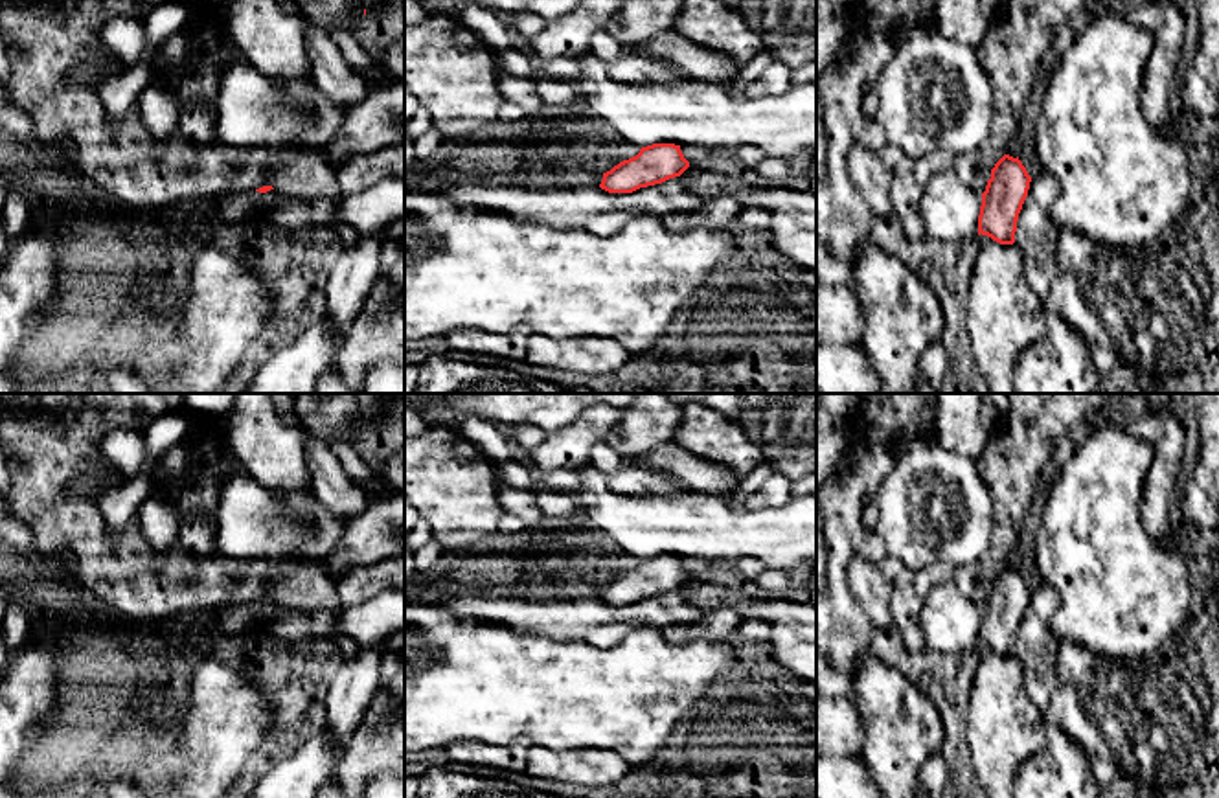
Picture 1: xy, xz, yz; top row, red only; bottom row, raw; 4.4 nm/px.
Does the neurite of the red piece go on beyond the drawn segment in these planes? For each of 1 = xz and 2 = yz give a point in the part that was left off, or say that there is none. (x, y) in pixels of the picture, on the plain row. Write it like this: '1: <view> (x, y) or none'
1: none
2: none

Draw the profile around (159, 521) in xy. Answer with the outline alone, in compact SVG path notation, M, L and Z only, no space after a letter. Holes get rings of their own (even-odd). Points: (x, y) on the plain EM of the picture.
M156 489L140 502L134 517L149 544L158 552L178 546L180 517L175 506Z

